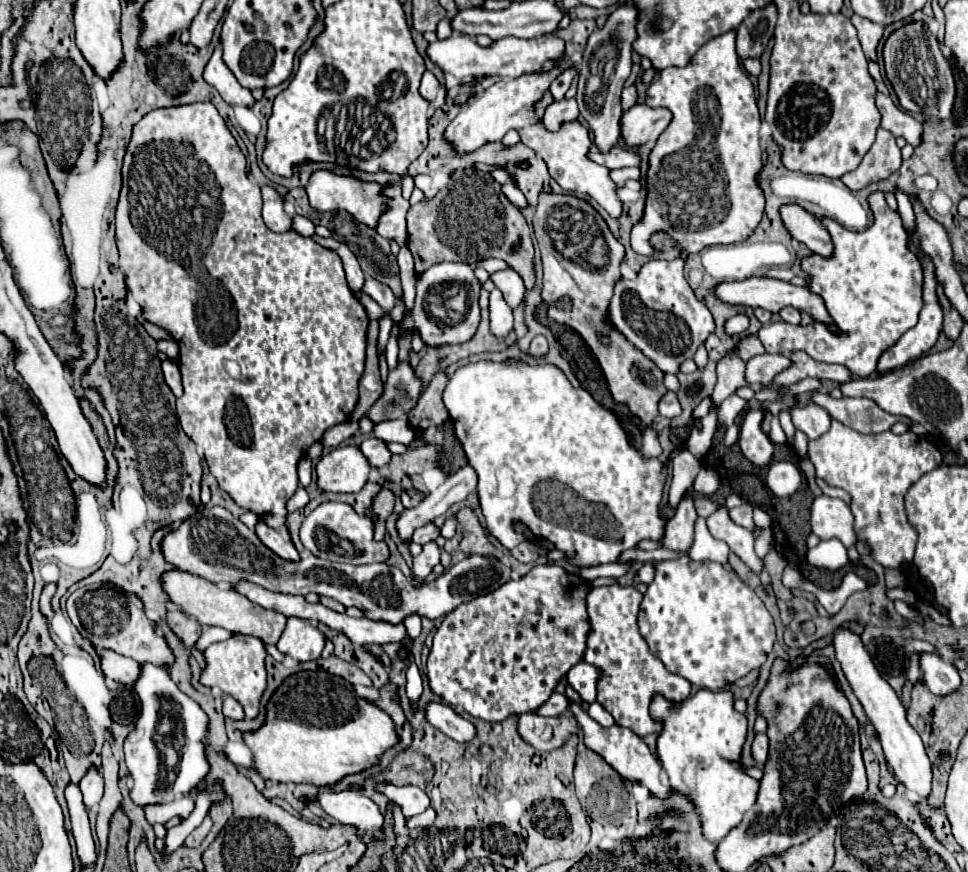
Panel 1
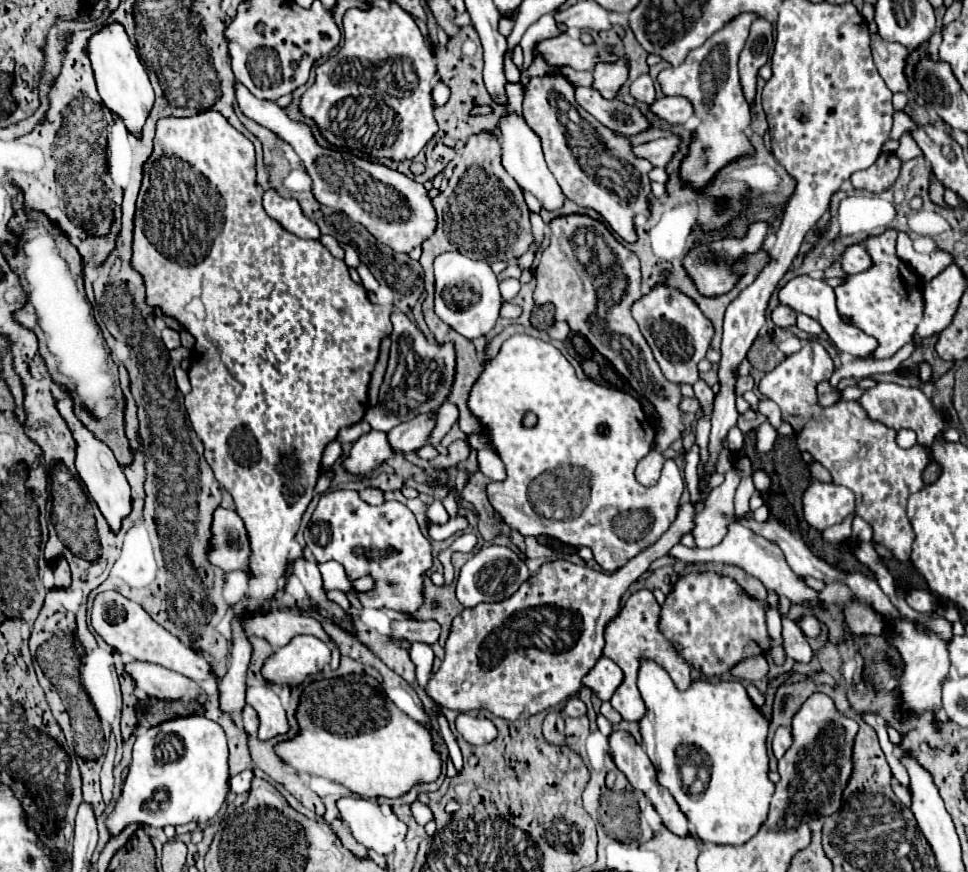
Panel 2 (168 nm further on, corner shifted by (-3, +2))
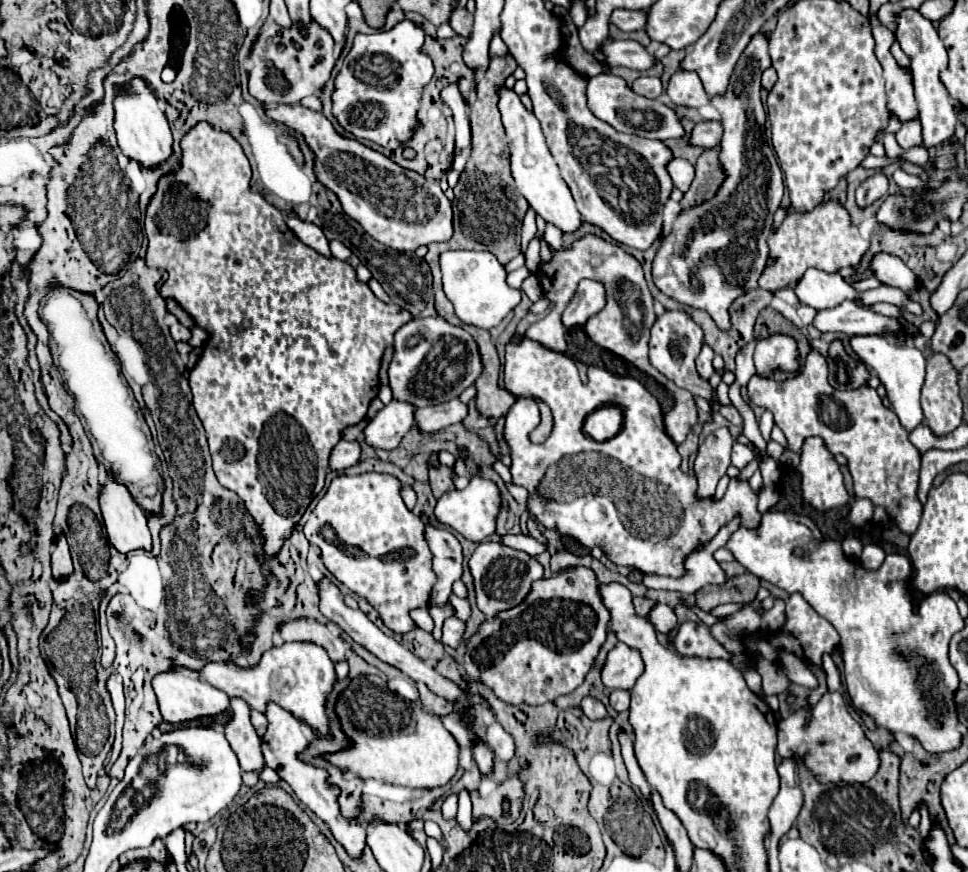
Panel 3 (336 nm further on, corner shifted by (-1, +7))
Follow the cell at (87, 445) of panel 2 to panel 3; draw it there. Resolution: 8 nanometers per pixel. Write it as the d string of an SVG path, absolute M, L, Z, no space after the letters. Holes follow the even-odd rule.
M111 472L101 476L101 510L103 510L103 520L107 526L107 534L109 534L109 542L115 546L115 550L119 550L121 554L127 554L131 550L145 550L151 552L153 544L151 544L151 532L147 528L147 518L145 512L137 506L137 502L133 500L133 496L129 494L129 490L119 484Z

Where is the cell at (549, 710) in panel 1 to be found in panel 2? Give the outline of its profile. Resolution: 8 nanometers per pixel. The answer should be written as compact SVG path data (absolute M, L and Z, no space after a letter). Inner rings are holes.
M571 697L567 703L565 703L565 707L563 707L563 713L565 715L569 715L569 717L579 717L579 715L585 715L585 705L583 705L583 701L579 699L579 697Z

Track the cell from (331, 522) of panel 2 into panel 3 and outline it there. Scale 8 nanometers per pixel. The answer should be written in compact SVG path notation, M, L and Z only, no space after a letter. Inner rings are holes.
M391 474L335 476L305 524L305 536L321 548L327 570L365 598L395 634L415 628L409 612L429 606L431 588L437 580L431 568L433 554L423 538L423 522L403 504L401 488L403 484Z

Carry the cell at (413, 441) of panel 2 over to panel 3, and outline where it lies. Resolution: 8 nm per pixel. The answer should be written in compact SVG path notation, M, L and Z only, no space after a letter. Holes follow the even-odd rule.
M453 398L439 406L419 408L415 414L415 420L423 432L439 432L451 424L463 422L467 412L469 412L469 406L465 402L461 402L459 398Z

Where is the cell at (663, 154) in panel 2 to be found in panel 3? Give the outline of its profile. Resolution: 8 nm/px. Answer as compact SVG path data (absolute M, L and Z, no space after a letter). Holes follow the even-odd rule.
M699 122L693 128L689 142L695 146L701 146L701 148L715 148L715 146L719 146L721 136L723 136L721 122Z

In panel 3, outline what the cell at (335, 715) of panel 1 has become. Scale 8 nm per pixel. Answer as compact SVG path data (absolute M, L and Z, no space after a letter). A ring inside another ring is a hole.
M359 676L337 702L337 714L353 746L329 754L327 760L359 778L375 778L395 786L437 788L445 786L459 768L459 744L443 726L441 718L427 714L421 706L403 700L389 690L379 676Z

